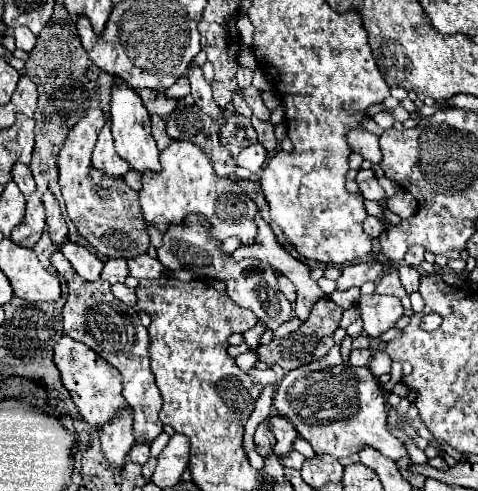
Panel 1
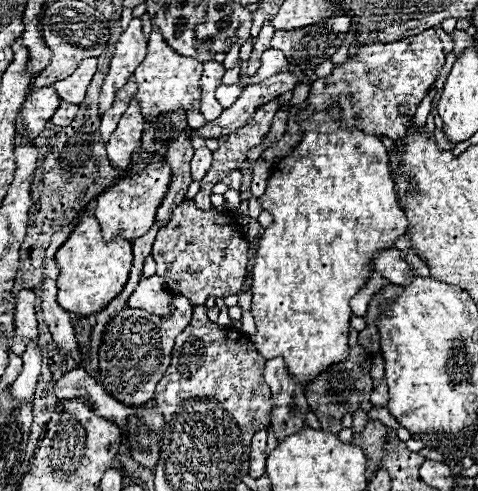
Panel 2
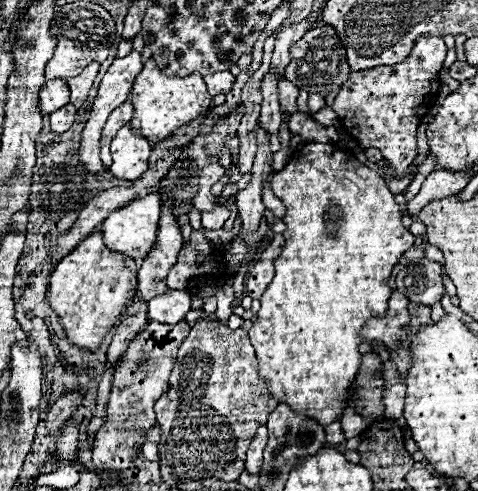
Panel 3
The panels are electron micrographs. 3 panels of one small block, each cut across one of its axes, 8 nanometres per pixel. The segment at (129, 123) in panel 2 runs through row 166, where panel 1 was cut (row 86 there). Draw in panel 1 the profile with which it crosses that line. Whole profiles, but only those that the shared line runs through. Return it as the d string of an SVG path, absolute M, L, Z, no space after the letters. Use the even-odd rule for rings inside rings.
M124 82L116 84L112 90L112 108L110 108L110 120L112 120L112 136L114 136L114 148L120 158L124 158L130 166L130 170L136 172L160 172L158 162L158 148L150 132L150 114L140 106L140 96L134 94L132 88L128 88Z

